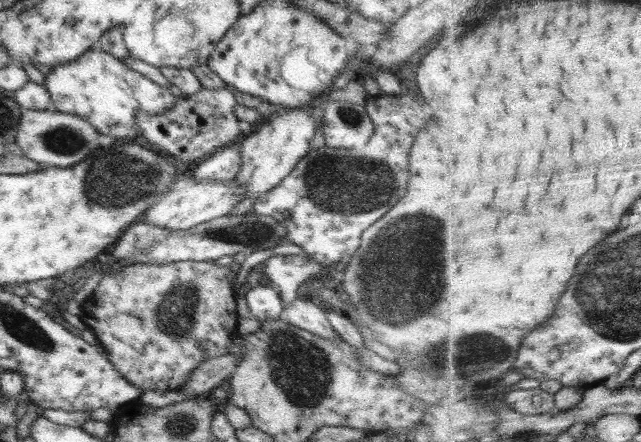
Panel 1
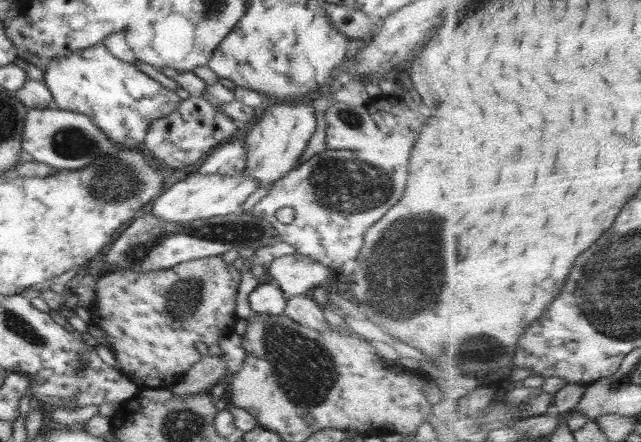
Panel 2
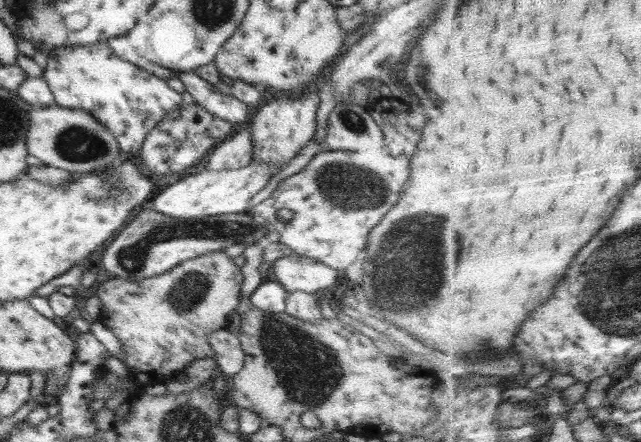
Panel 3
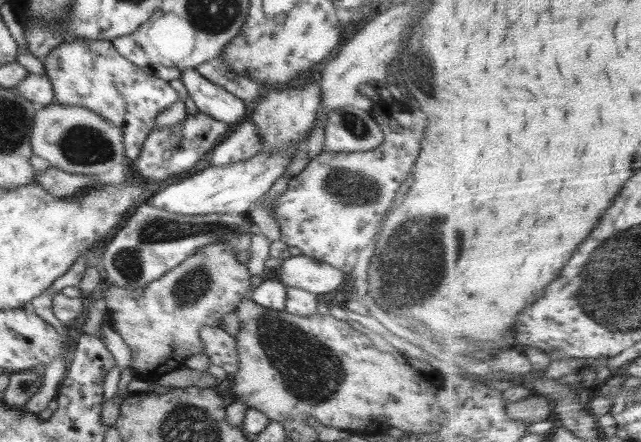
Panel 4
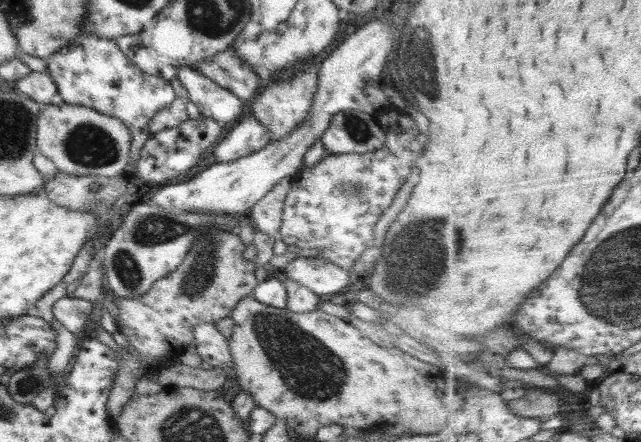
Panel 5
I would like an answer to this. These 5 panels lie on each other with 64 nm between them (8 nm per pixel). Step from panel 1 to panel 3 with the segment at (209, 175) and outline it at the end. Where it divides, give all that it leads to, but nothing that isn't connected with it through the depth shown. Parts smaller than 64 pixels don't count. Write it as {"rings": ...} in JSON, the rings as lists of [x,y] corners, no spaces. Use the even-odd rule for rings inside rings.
{"rings":[[[248,124],[244,126],[245,129],[232,134],[213,148],[208,154],[208,166],[206,166],[205,170],[234,170],[244,168],[253,161],[251,132]]]}

